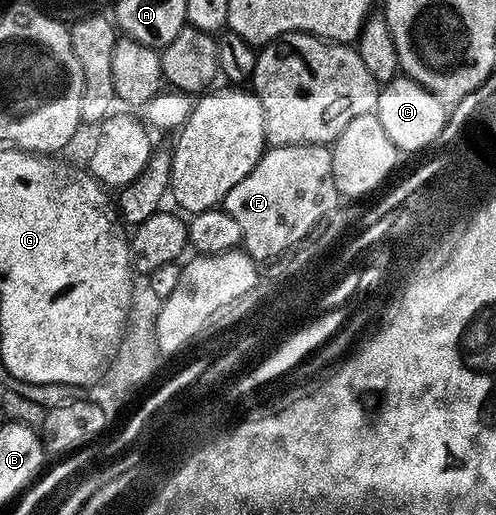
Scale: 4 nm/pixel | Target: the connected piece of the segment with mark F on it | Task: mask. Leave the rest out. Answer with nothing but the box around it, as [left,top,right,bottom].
[223,145,337,263]

